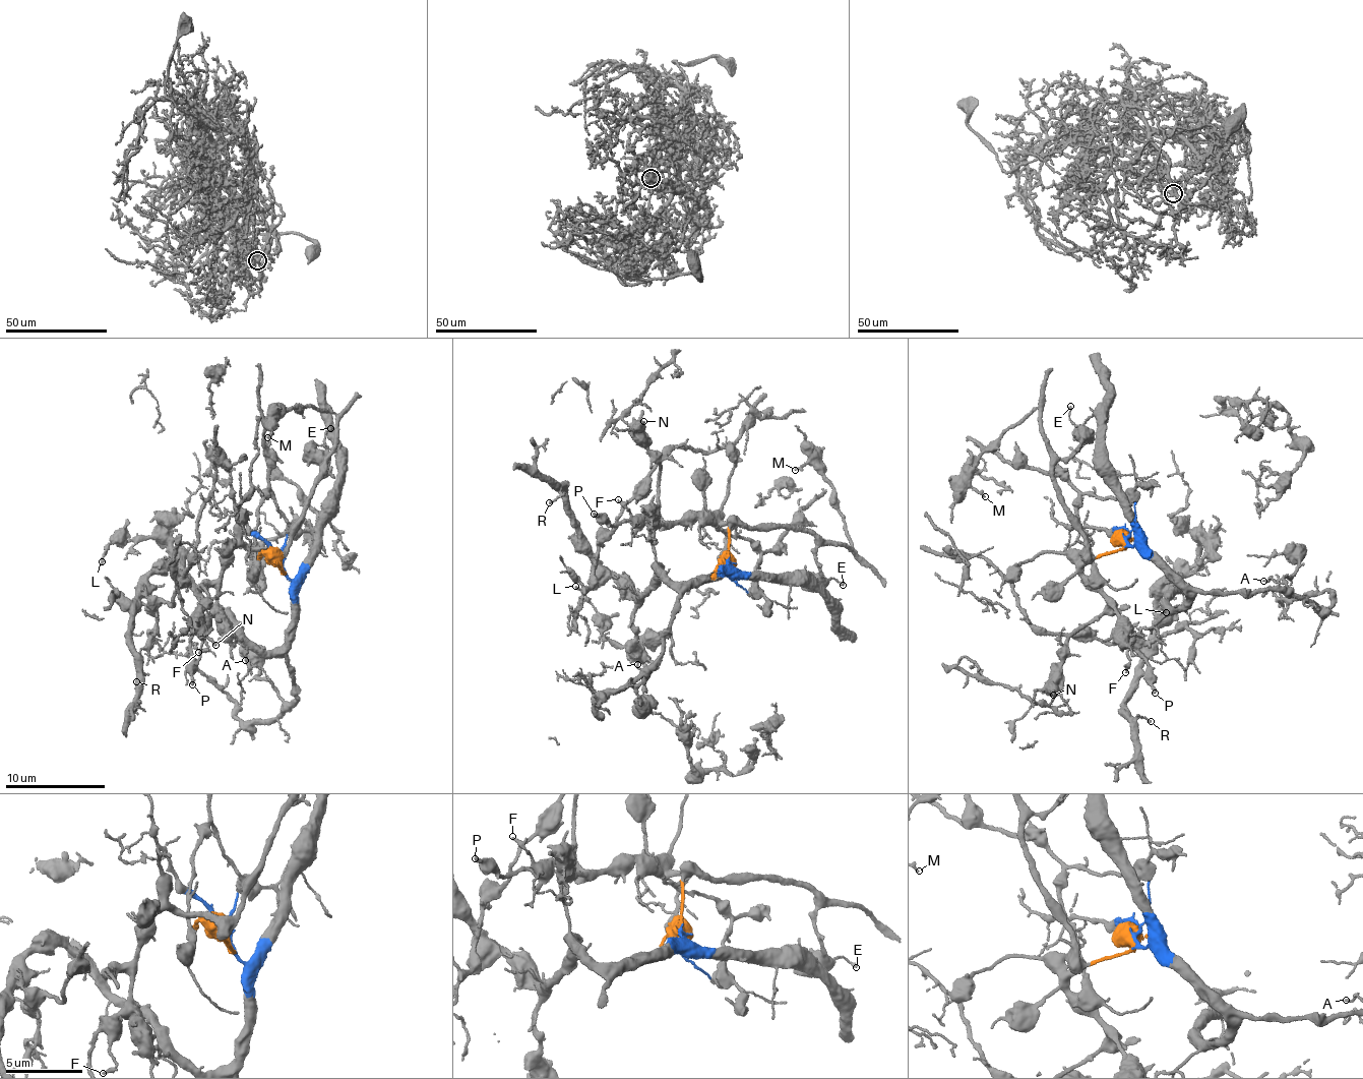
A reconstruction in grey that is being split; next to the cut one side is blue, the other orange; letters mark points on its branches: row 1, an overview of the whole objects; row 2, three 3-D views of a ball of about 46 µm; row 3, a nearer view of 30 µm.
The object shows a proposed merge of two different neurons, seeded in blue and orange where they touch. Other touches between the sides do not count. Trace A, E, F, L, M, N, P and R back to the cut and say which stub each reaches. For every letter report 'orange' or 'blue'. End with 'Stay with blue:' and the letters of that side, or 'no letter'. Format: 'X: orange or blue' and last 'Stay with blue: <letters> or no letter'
A: blue
E: orange
F: orange
L: blue
M: orange
N: orange
P: orange
R: blue
Stay with blue: A, L, R

